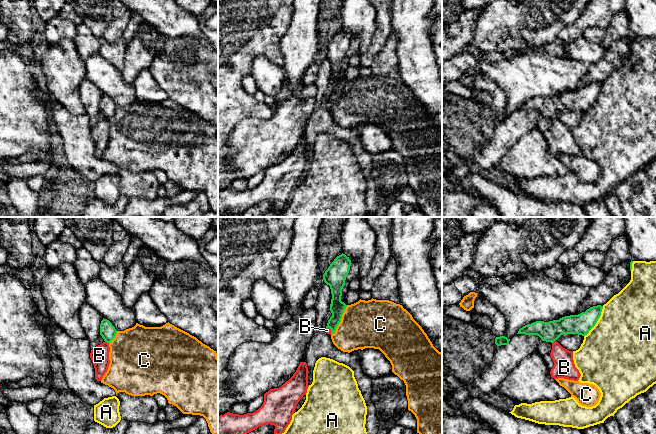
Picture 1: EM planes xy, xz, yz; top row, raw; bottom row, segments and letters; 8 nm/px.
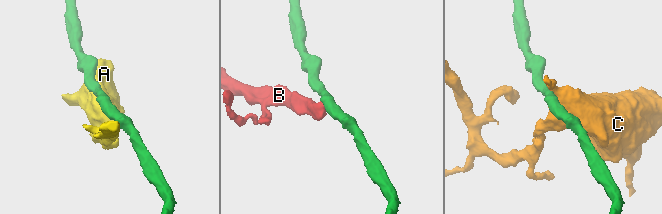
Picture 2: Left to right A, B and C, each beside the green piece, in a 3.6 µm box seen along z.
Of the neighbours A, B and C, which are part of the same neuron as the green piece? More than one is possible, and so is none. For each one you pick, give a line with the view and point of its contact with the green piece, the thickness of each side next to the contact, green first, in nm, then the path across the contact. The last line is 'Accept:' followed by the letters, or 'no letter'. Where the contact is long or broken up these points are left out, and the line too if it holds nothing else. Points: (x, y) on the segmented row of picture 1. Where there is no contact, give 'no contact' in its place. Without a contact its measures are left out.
Accept: no letter

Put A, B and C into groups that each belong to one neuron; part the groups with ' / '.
A / B / C

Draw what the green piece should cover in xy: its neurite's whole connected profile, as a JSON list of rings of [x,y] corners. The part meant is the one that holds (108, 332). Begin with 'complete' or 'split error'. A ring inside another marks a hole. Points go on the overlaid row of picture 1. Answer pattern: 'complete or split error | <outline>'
complete | [[[103,318],[100,324],[100,335],[104,341],[110,343],[115,338],[116,333],[117,330],[112,325],[112,323],[109,320]]]

